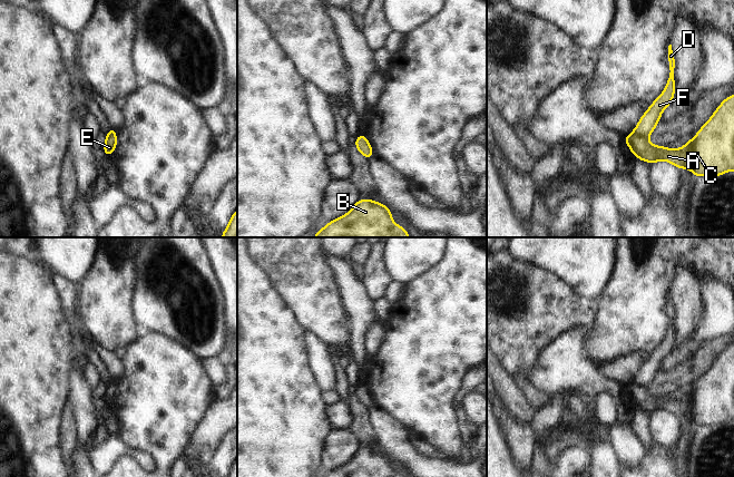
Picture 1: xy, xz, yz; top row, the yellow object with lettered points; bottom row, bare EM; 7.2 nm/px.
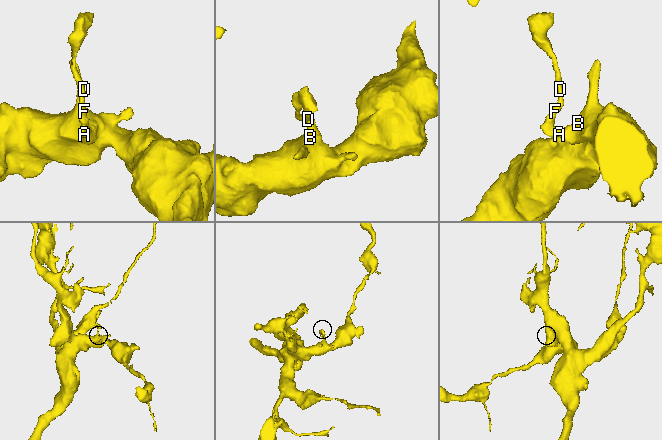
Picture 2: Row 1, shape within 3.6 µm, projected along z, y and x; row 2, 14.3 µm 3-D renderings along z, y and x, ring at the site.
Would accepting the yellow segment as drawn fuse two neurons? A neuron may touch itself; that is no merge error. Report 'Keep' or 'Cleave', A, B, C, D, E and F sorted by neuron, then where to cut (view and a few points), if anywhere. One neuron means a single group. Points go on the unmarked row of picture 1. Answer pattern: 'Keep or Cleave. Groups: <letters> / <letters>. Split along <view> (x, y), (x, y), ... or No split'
Cleave. Groups: A B C E / D F. Split along yz (634, 380), (645, 387).

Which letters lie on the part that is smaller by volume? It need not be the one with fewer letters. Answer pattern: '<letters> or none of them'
D, F

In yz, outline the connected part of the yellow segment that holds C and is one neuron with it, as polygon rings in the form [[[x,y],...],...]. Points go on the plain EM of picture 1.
[[[734,344],[723,350],[696,386],[692,390],[687,390],[682,398],[673,400],[665,396],[653,396],[646,387],[638,386],[635,381],[625,386],[625,391],[638,409],[646,410],[652,415],[657,410],[667,410],[679,419],[691,419],[695,427],[720,426],[727,420],[734,421]]]

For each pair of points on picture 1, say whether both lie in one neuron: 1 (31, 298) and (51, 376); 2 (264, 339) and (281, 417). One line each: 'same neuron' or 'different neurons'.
1: same neuron
2: same neuron

